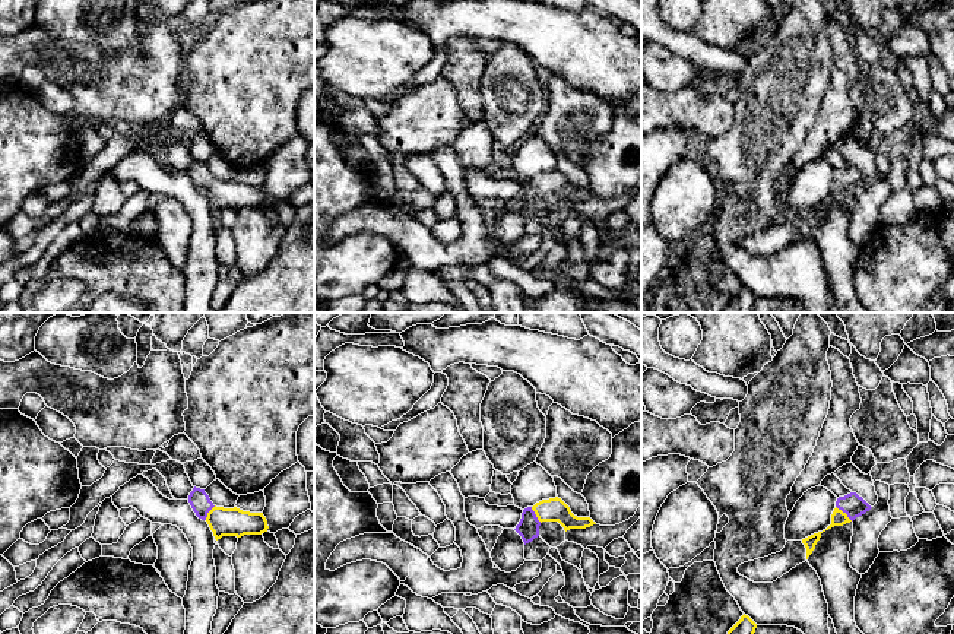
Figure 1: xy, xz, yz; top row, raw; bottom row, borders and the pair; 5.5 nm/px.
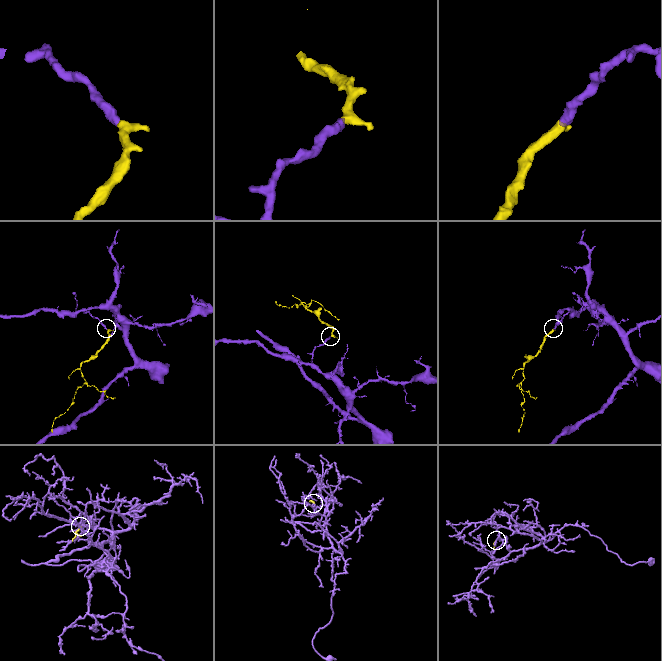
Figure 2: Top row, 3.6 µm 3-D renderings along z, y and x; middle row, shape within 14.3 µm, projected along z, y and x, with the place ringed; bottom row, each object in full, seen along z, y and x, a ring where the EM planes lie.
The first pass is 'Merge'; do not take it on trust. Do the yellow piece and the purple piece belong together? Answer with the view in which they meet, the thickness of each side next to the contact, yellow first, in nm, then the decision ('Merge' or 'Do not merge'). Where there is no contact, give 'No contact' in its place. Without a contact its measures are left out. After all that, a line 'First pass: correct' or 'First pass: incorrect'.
Touches yellow in yz. Thickness 80 nm (yellow) against 120 nm. Merge
First pass: correct

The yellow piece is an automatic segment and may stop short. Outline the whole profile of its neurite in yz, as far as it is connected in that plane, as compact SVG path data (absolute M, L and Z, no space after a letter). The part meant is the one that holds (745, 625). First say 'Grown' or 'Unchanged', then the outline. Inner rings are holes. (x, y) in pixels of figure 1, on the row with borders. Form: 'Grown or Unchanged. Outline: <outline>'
Unchanged. Outline: M744 614L741 619L728 631L728 634L754 634L755 628L757 624Z

